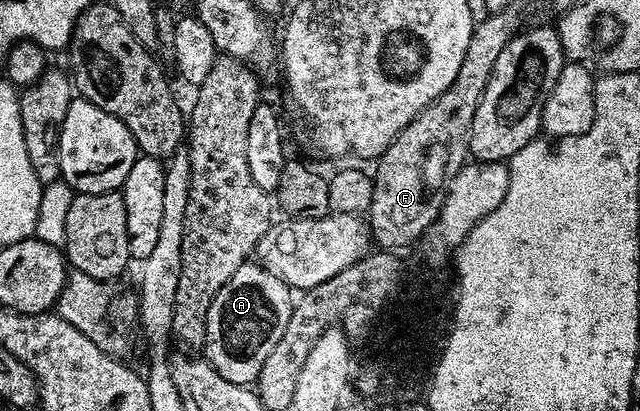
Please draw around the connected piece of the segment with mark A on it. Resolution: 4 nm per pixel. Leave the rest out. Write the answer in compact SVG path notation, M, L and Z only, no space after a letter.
M257 262L242 263L210 302L206 314L206 362L214 366L224 381L253 384L264 361L268 361L268 353L272 353L276 341L284 334L293 308L292 288L283 279Z

